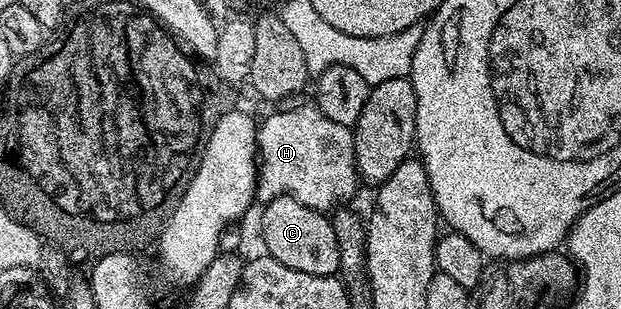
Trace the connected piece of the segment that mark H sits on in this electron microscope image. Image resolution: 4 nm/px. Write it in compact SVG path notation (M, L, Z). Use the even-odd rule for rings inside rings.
M314 104L299 105L296 109L283 109L280 113L271 113L257 129L257 197L260 202L266 203L278 197L292 197L297 203L305 203L305 207L313 207L319 213L330 214L336 207L342 206L355 193L355 188L361 185L361 178L355 165L355 134L350 128L341 123L333 123Z

